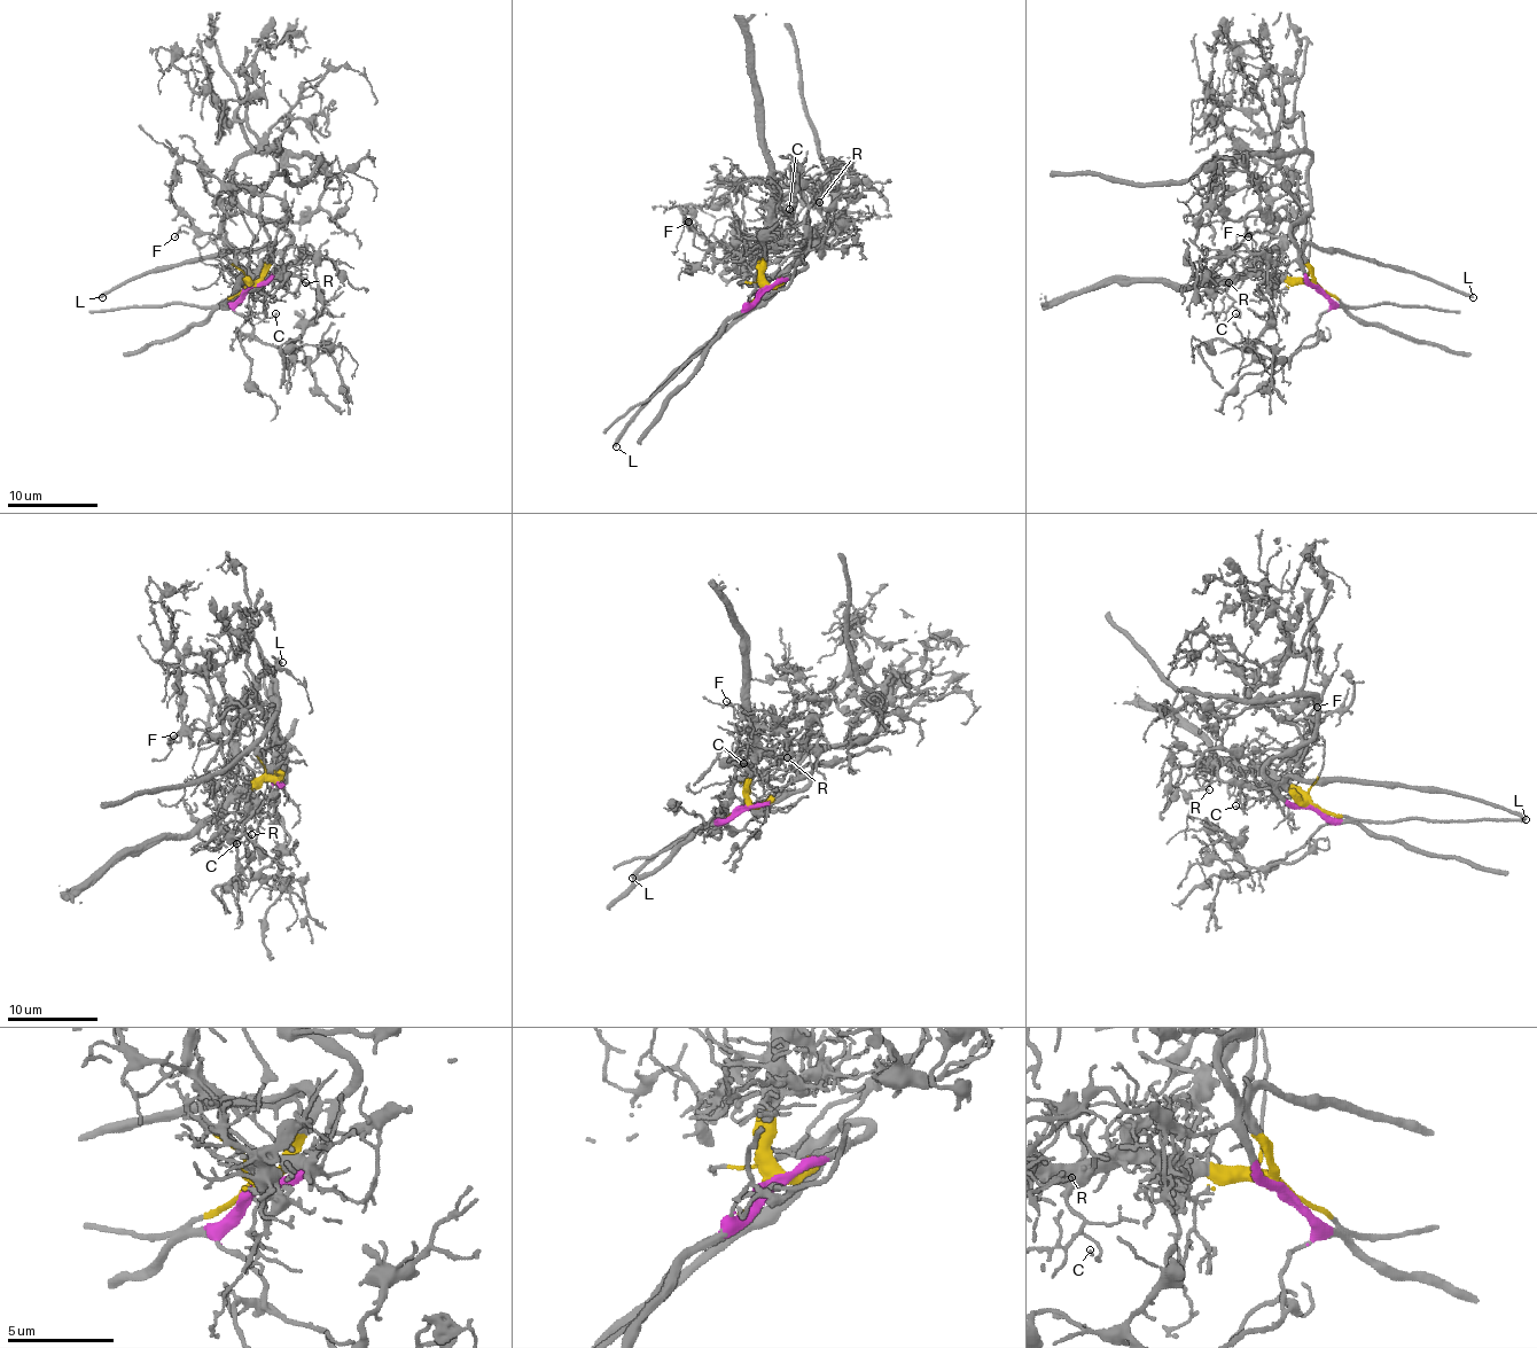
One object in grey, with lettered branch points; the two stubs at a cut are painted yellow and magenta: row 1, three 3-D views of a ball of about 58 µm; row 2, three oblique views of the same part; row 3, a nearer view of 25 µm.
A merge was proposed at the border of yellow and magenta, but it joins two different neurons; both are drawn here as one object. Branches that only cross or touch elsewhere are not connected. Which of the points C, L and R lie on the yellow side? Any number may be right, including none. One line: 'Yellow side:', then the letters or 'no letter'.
Yellow side: C, L, R

